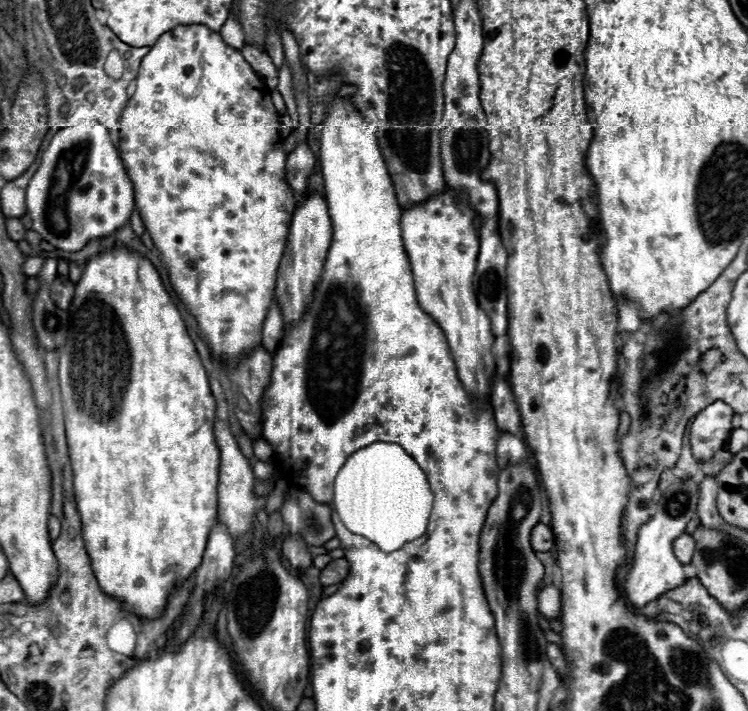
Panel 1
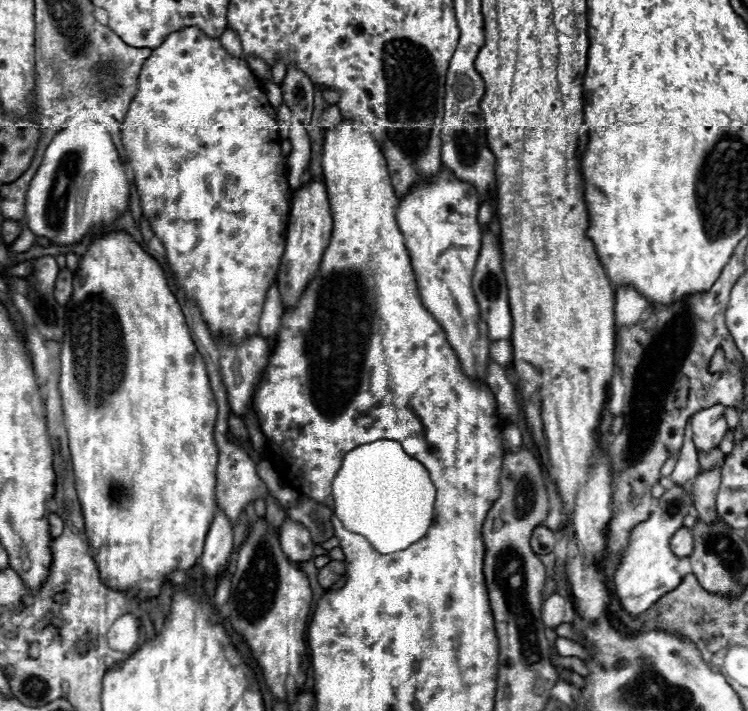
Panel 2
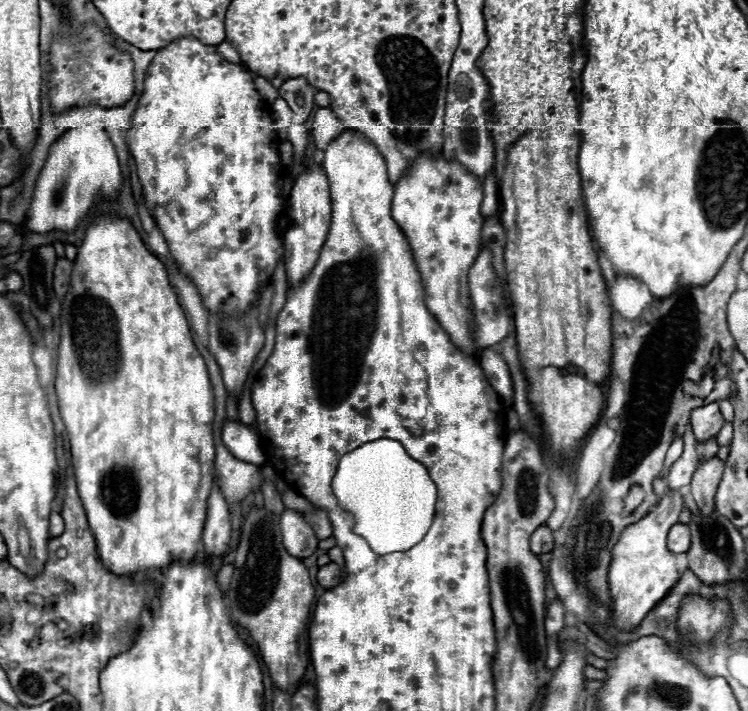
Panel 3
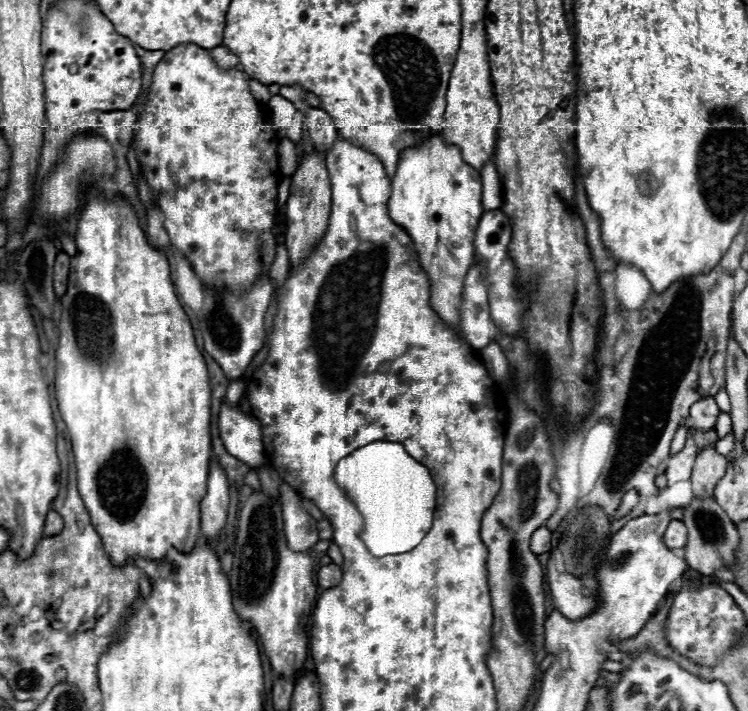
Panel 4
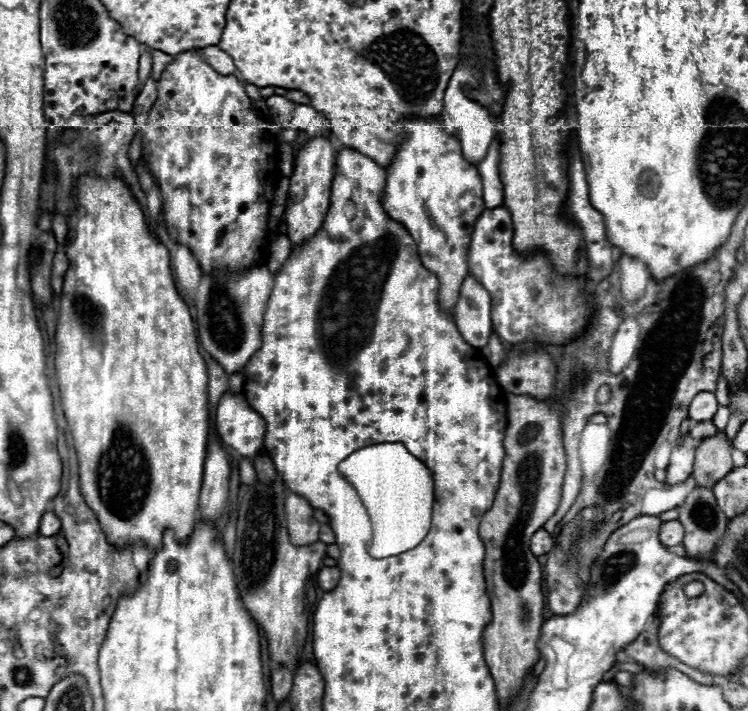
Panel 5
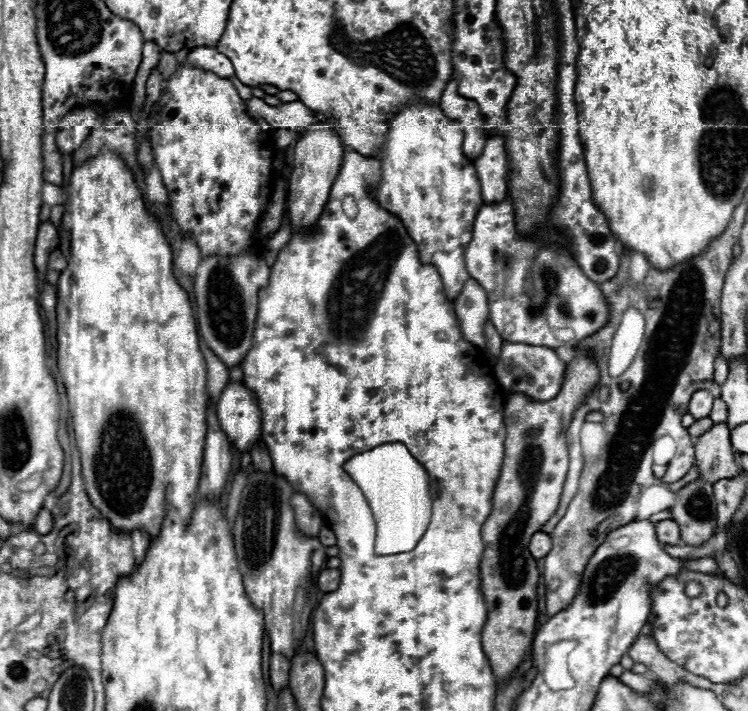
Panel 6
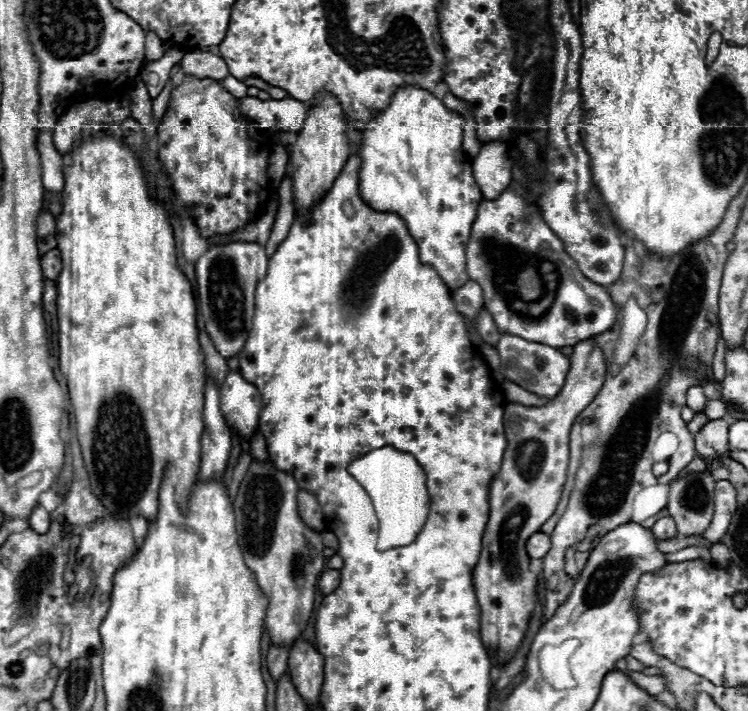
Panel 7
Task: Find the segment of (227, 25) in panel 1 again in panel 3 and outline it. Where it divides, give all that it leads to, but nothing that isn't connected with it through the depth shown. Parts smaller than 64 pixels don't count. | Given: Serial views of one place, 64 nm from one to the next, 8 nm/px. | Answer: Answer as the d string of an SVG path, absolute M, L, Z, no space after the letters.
M224 40L220 46L218 46L218 50L220 50L220 54L224 56L224 58L228 58L228 62L240 62L240 54L238 54L238 50L234 48L234 44L230 44L228 40Z

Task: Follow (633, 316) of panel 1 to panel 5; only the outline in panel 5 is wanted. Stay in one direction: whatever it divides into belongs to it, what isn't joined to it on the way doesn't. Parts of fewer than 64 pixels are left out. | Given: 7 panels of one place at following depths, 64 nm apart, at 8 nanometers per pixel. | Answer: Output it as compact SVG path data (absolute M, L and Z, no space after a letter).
M624 256L618 260L618 266L620 266L620 292L626 302L634 304L644 296L646 284L650 280L648 268L642 262Z

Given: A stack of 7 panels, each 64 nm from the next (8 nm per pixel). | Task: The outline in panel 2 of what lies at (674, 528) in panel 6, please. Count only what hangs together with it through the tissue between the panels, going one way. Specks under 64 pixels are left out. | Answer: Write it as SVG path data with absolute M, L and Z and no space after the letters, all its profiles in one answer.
M680 528L674 536L672 536L672 552L678 556L678 558L686 558L692 554L694 550L694 540L692 540L692 532L688 528Z

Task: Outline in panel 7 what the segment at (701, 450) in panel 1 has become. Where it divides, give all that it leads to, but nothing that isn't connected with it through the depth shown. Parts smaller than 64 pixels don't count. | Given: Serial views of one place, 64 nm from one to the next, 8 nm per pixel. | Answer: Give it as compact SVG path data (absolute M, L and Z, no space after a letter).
M700 386L690 388L686 398L688 398L688 408L692 408L692 412L704 412L708 406L708 398Z

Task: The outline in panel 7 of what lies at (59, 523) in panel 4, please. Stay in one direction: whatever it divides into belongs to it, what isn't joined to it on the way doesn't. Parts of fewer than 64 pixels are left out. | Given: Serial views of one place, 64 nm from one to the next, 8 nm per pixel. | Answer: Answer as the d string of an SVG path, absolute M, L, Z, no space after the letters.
M38 506L38 508L34 508L34 512L30 514L28 522L30 522L30 528L32 528L32 530L36 530L38 534L46 534L48 528L50 528L50 514L48 514L42 506Z

